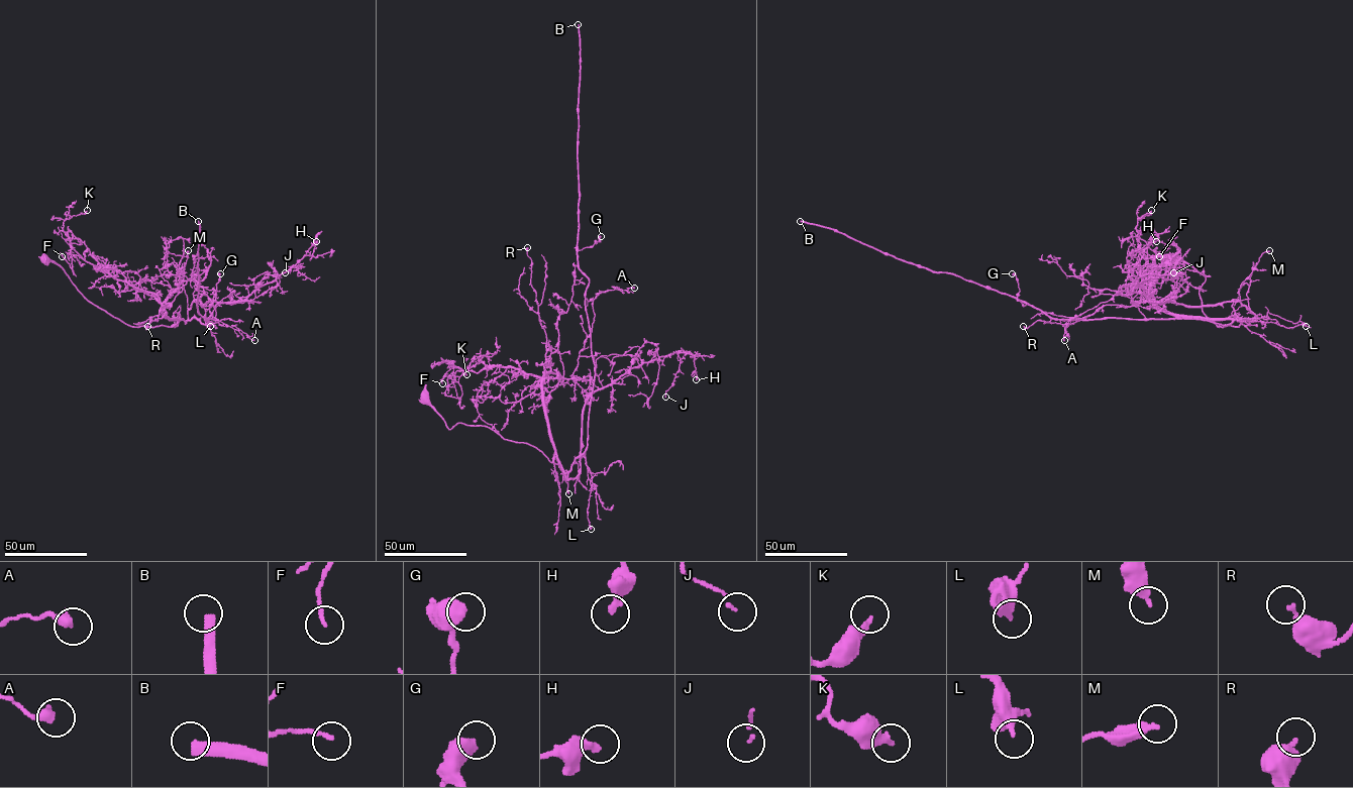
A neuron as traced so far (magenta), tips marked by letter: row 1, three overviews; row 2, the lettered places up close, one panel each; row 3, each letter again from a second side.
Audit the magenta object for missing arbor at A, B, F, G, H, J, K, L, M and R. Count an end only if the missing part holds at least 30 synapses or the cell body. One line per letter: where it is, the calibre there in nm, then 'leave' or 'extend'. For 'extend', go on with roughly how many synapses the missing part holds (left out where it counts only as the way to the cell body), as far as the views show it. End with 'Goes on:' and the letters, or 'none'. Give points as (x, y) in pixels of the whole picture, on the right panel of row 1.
A: at (1064, 340); 360 nm thick; leave
B: at (800, 221); 440 nm thick; extend; about 700 synapses
F: at (1159, 256); 140 nm thick; leave
G: at (1012, 273); 650 nm thick; leave
H: at (1156, 241); 360 nm thick; leave
J: at (1173, 272); 100 nm thick; leave
K: at (1151, 210); 280 nm thick; leave
L: at (1306, 326); 320 nm thick; leave
M: at (1269, 250); 380 nm thick; leave
R: at (1023, 326); 190 nm thick; leave
Goes on: B

